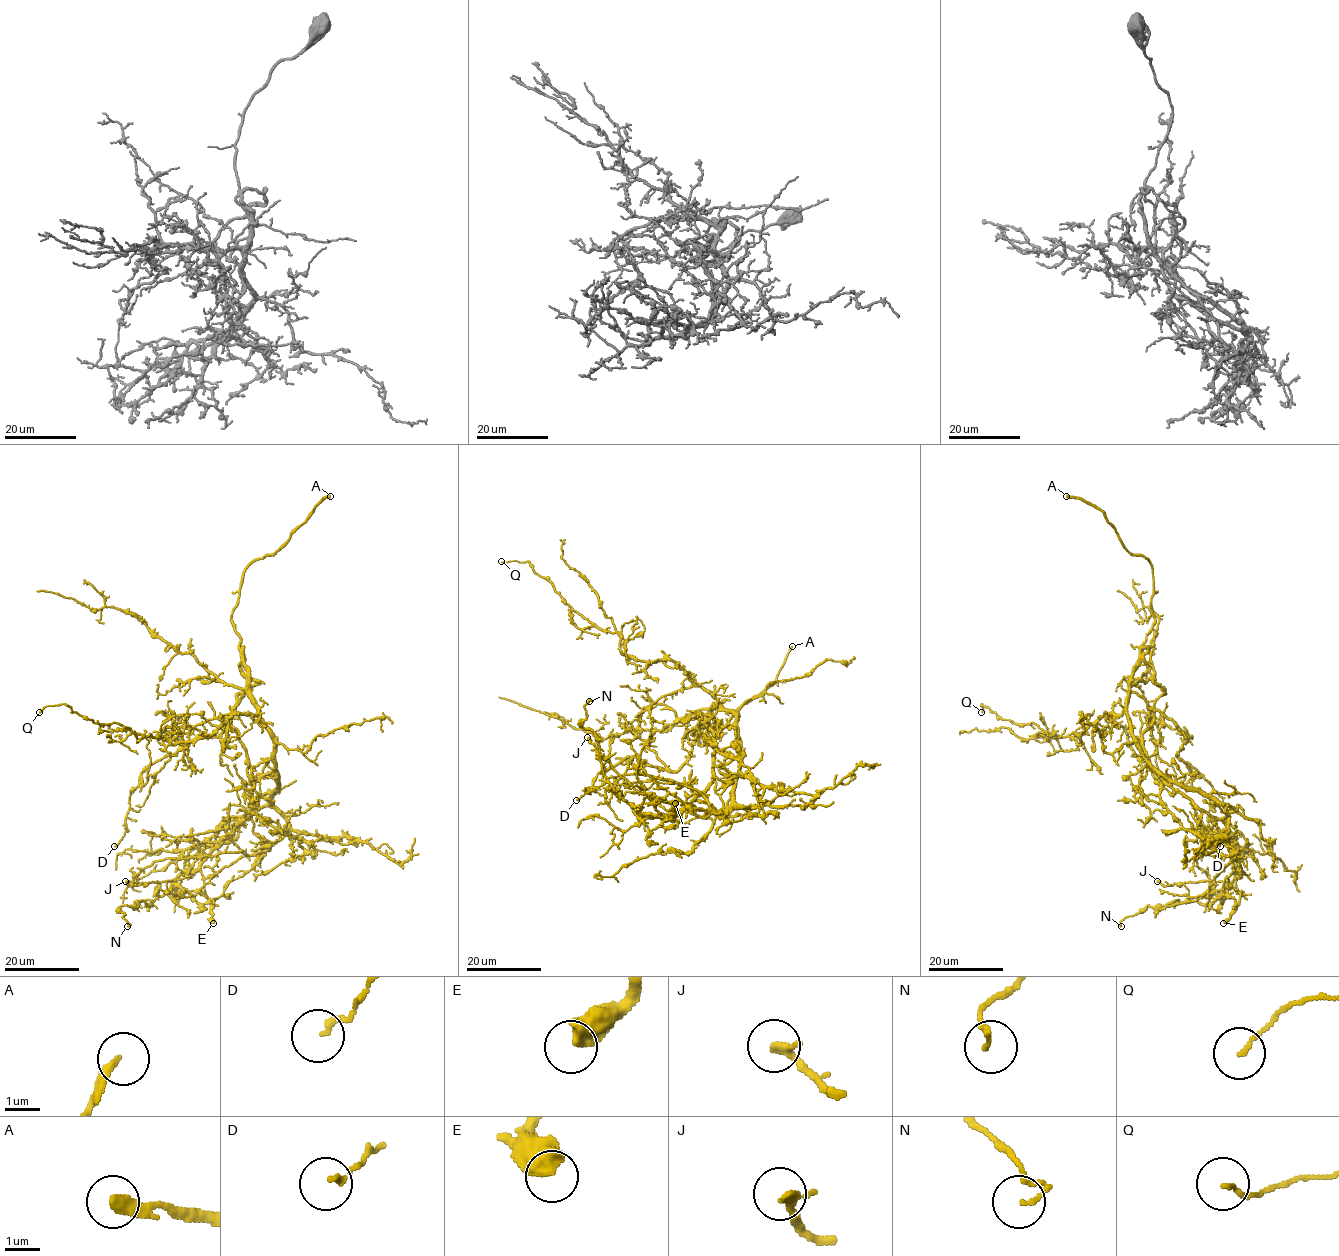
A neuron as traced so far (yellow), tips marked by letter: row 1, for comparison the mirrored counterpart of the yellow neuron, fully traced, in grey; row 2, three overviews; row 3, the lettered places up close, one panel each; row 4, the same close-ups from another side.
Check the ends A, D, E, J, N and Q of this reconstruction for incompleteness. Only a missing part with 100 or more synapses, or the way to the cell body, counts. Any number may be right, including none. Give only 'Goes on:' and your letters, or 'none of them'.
Goes on: A

